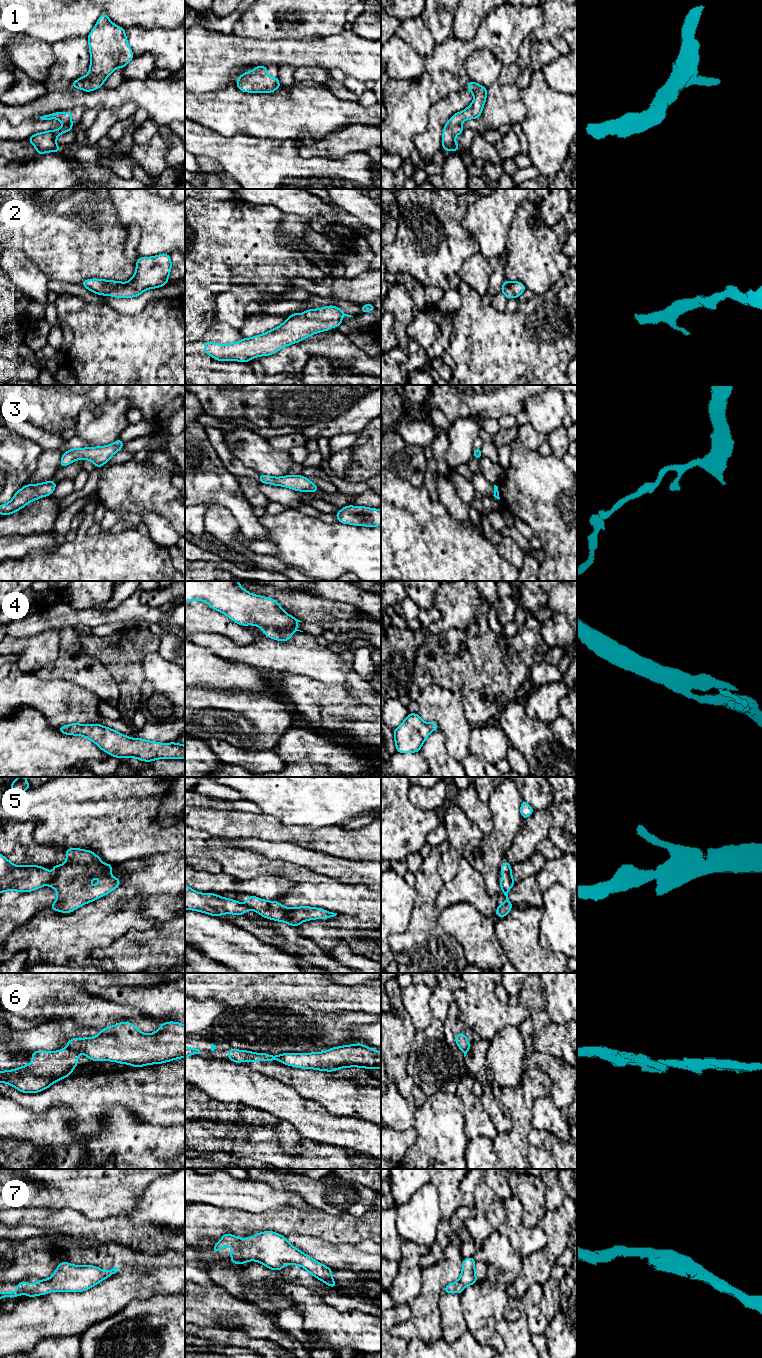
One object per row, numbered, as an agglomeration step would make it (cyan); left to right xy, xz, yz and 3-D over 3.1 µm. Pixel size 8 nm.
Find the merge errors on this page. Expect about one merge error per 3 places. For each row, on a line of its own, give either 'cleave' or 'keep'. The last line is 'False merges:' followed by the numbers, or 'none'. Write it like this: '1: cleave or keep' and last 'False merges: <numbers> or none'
1: keep
2: keep
3: keep
4: keep
5: cleave
6: cleave
7: keep
False merges: 5, 6

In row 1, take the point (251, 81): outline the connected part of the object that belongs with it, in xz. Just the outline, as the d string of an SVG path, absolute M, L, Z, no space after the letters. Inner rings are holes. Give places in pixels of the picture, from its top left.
M256 66L252 71L241 74L236 86L249 93L272 93L281 87L279 79L267 74L268 66Z

